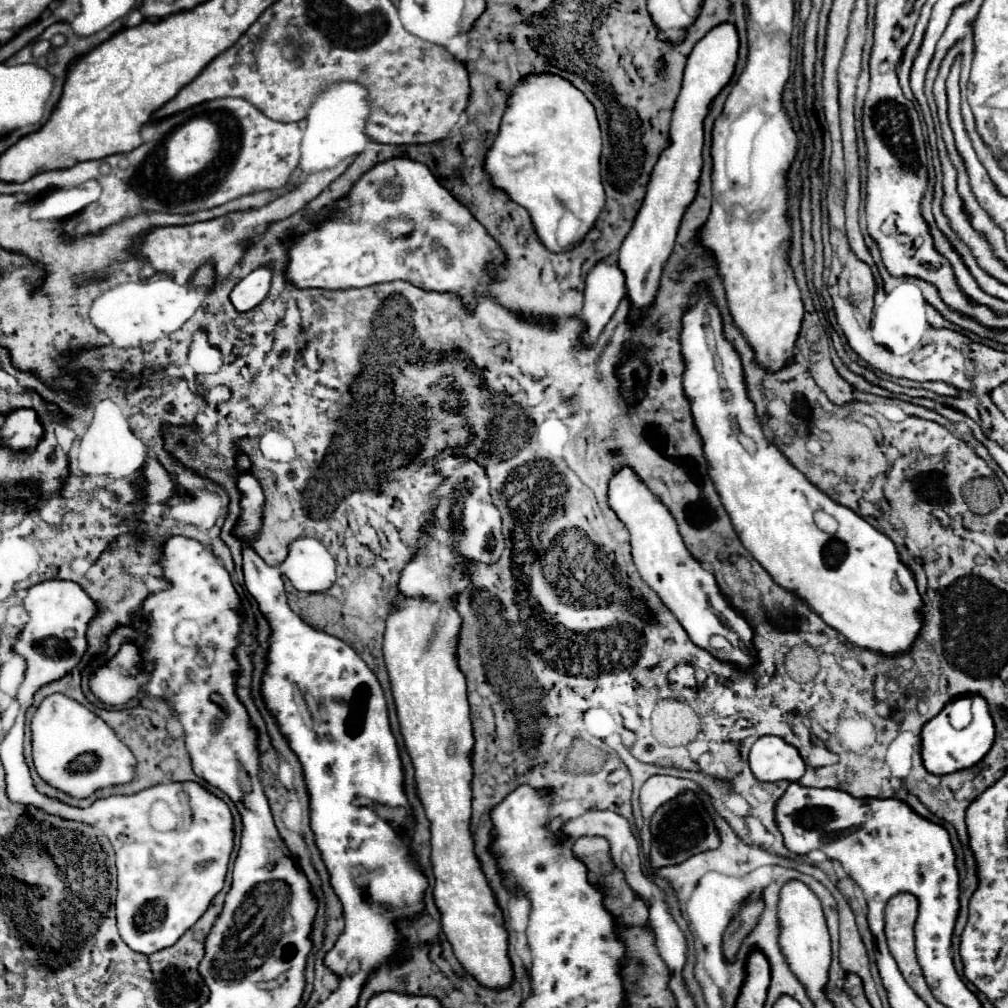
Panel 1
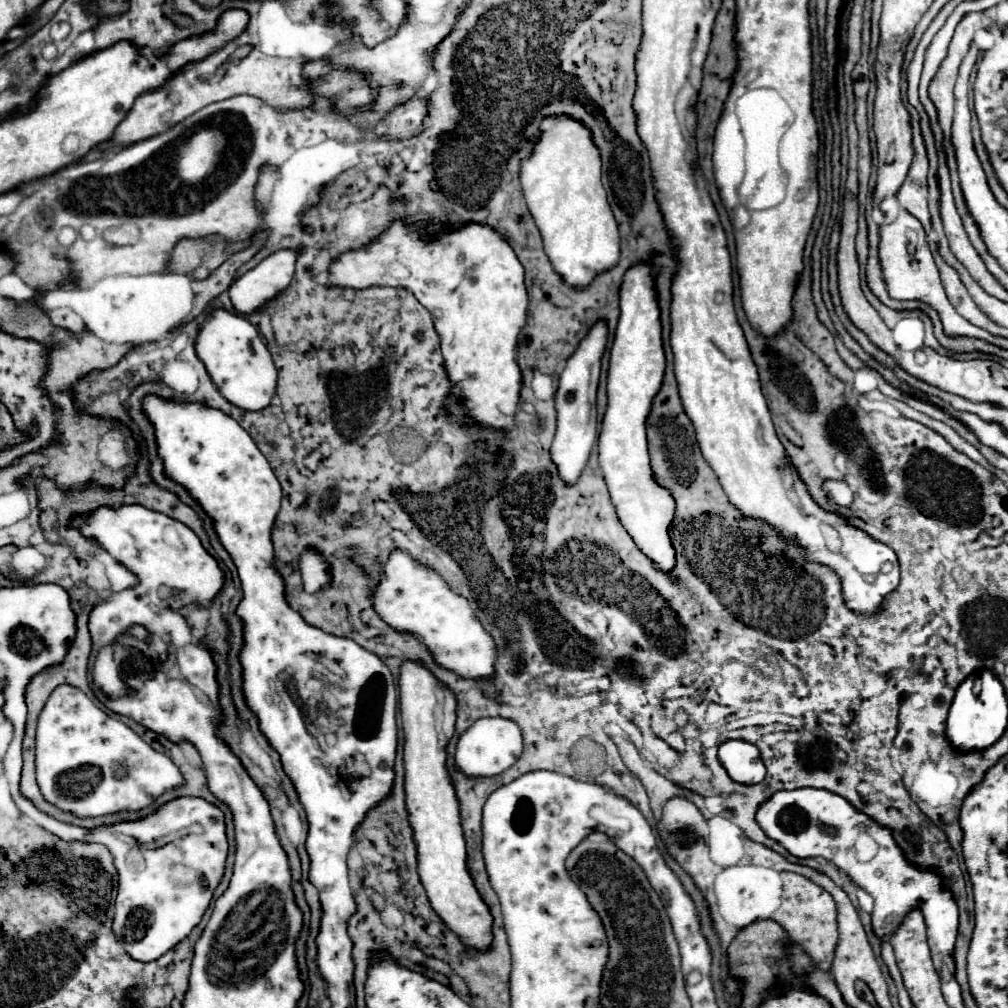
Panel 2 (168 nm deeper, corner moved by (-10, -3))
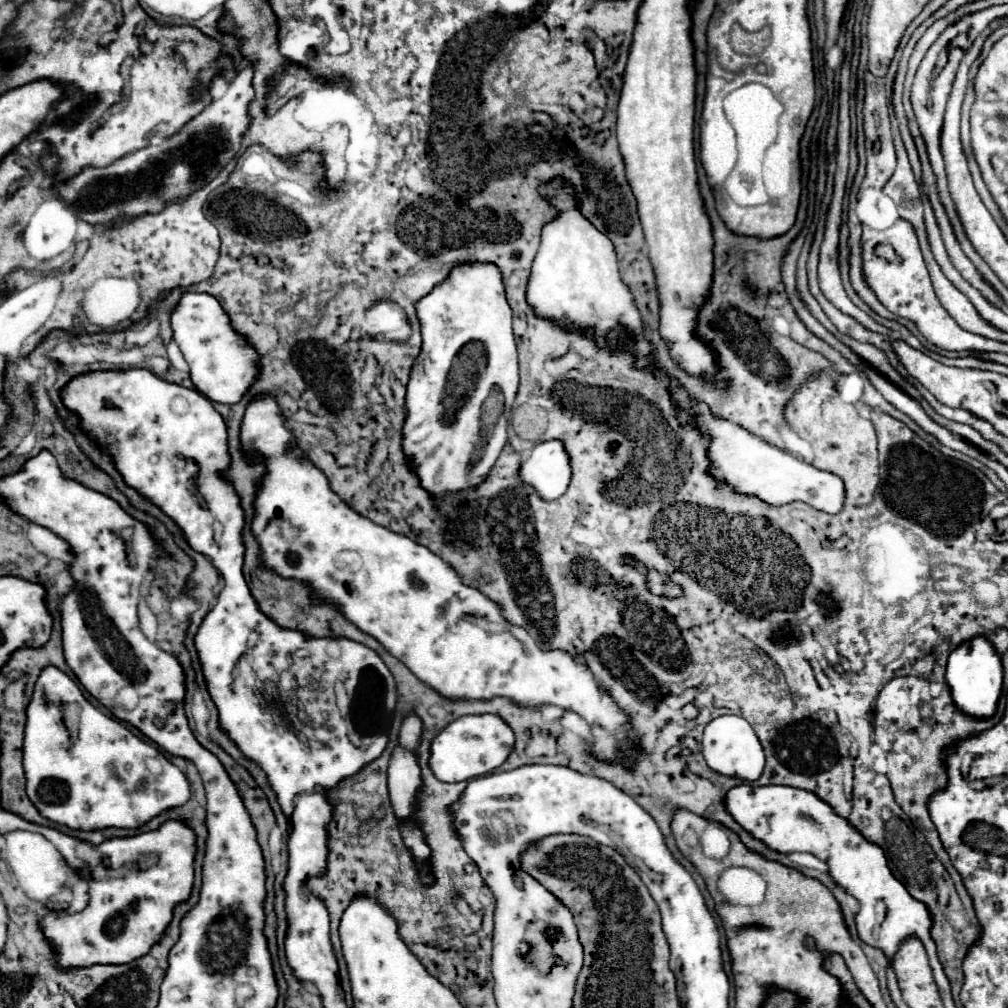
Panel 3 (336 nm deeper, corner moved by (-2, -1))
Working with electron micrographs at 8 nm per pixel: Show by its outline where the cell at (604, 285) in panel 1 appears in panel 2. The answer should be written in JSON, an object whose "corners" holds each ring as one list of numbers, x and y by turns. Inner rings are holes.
{"corners":[[595,324,591,332,581,340,575,354,567,360,561,378,559,378,559,390,555,396,557,406,557,434,551,444,551,462,555,464,559,478,563,484,573,486,591,454,591,448,597,442,597,410,595,410,595,392,599,382,599,370,601,370,601,354,607,344,607,326]]}

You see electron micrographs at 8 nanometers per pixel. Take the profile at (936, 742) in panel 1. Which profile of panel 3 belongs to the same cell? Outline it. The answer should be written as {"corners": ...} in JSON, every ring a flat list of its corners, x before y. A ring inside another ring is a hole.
{"corners":[[983,636,973,638,961,646,957,646,947,664,945,680,949,684,953,702,959,712,971,716,971,718,991,718,997,710,997,700,1001,696,1001,684,1003,684,1003,666,1001,656,995,652,991,642]]}

